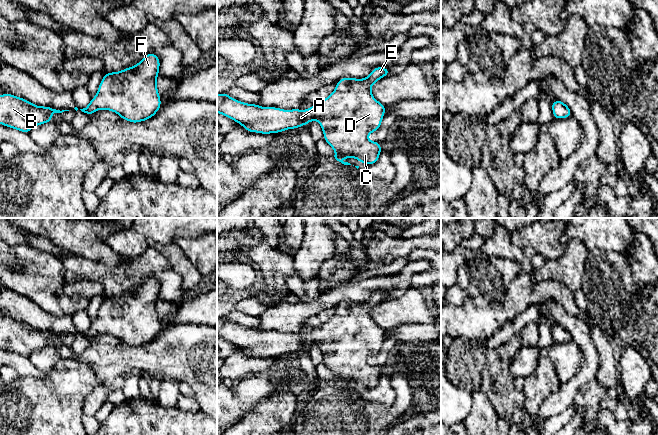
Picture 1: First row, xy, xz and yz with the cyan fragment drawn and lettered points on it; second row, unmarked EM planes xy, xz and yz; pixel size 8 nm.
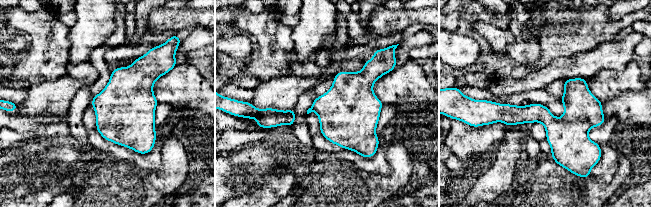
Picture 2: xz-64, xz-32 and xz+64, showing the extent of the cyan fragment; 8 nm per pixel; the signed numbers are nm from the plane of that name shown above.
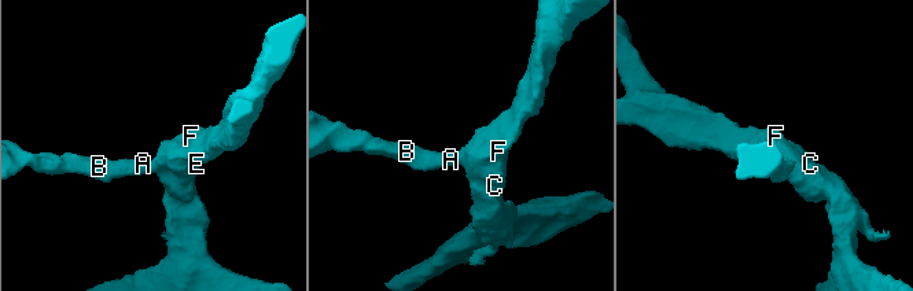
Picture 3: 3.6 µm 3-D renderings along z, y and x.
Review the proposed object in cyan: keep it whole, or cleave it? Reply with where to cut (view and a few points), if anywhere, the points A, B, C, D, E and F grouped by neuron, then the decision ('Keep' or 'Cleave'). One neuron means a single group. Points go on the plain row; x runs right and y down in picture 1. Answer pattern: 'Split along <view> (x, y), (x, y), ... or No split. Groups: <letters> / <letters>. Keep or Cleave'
No split. Groups: A B C D E F. Keep

